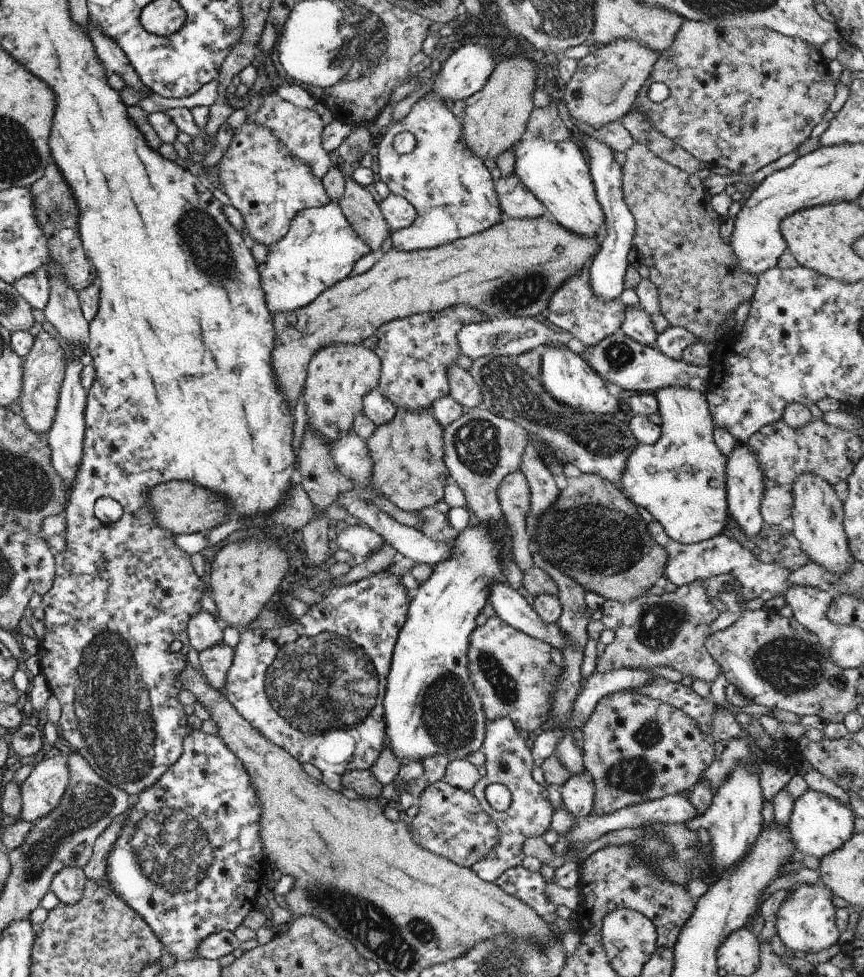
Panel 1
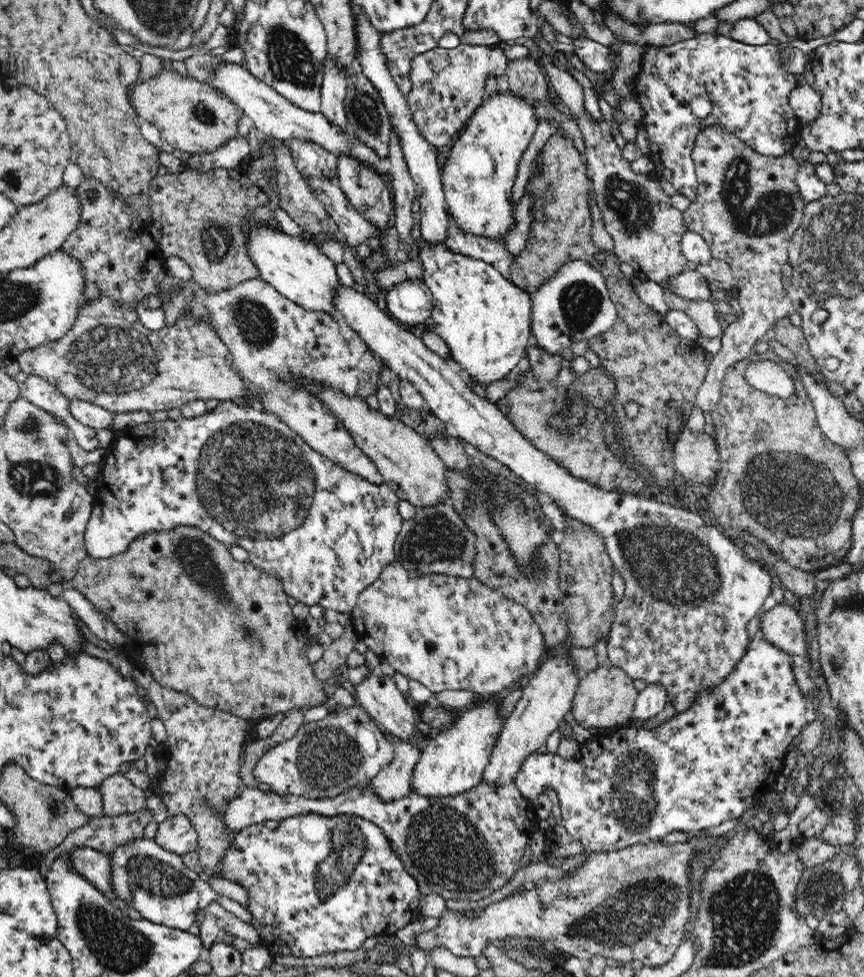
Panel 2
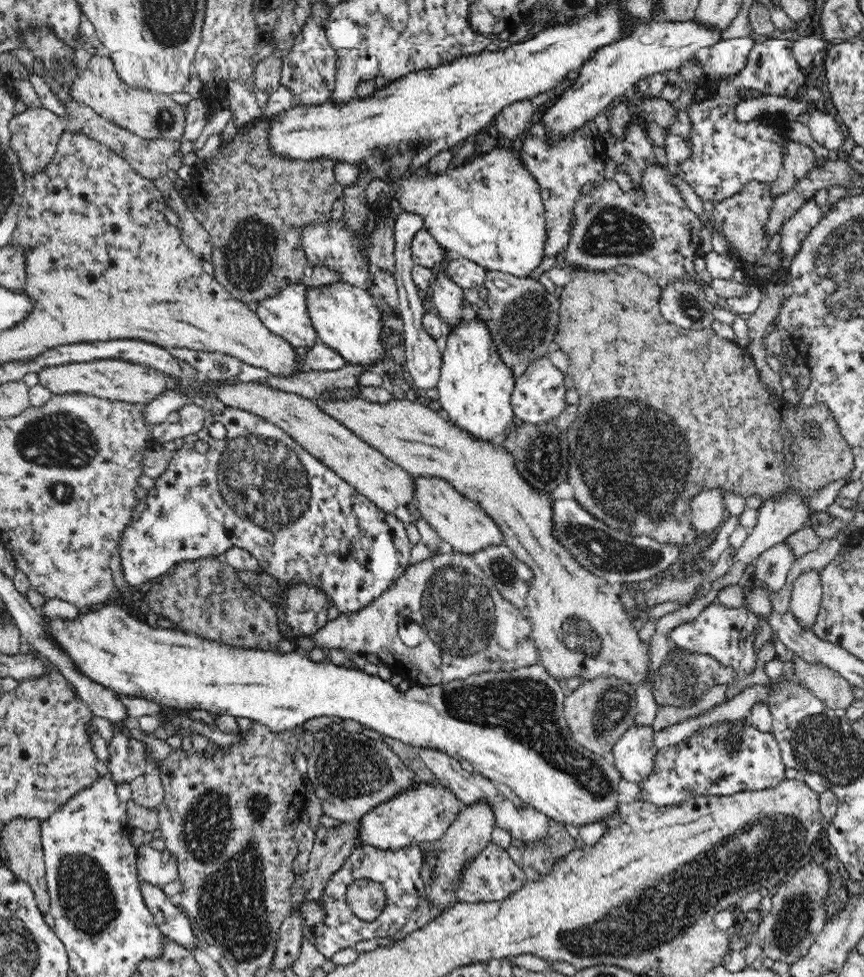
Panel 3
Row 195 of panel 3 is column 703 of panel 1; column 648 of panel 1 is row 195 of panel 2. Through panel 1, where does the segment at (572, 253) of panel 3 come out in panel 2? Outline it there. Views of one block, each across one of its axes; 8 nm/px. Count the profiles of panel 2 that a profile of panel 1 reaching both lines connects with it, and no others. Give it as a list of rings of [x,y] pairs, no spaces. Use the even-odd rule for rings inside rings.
[[[547,55],[541,58],[549,86],[569,110],[574,112],[577,124],[586,142],[584,159],[592,168],[594,190],[598,209],[602,211],[606,231],[614,240],[613,258],[627,262],[641,279],[654,281],[663,289],[665,302],[670,309],[686,313],[698,327],[704,338],[720,337],[725,323],[720,319],[715,305],[709,301],[686,300],[674,294],[668,282],[687,271],[687,258],[683,255],[680,244],[682,236],[688,232],[683,213],[671,204],[671,196],[662,191],[659,182],[648,175],[638,175],[631,169],[631,162],[622,157],[614,137],[610,135],[609,122],[594,121],[584,109],[583,86],[570,73],[558,69]]]

